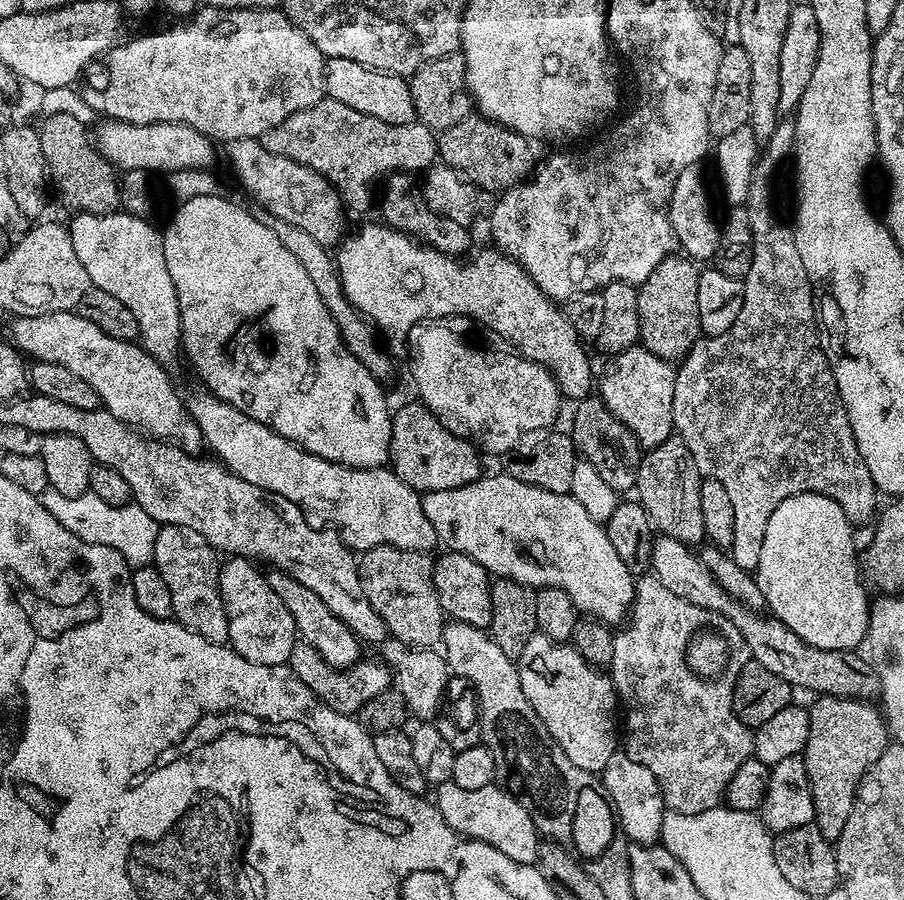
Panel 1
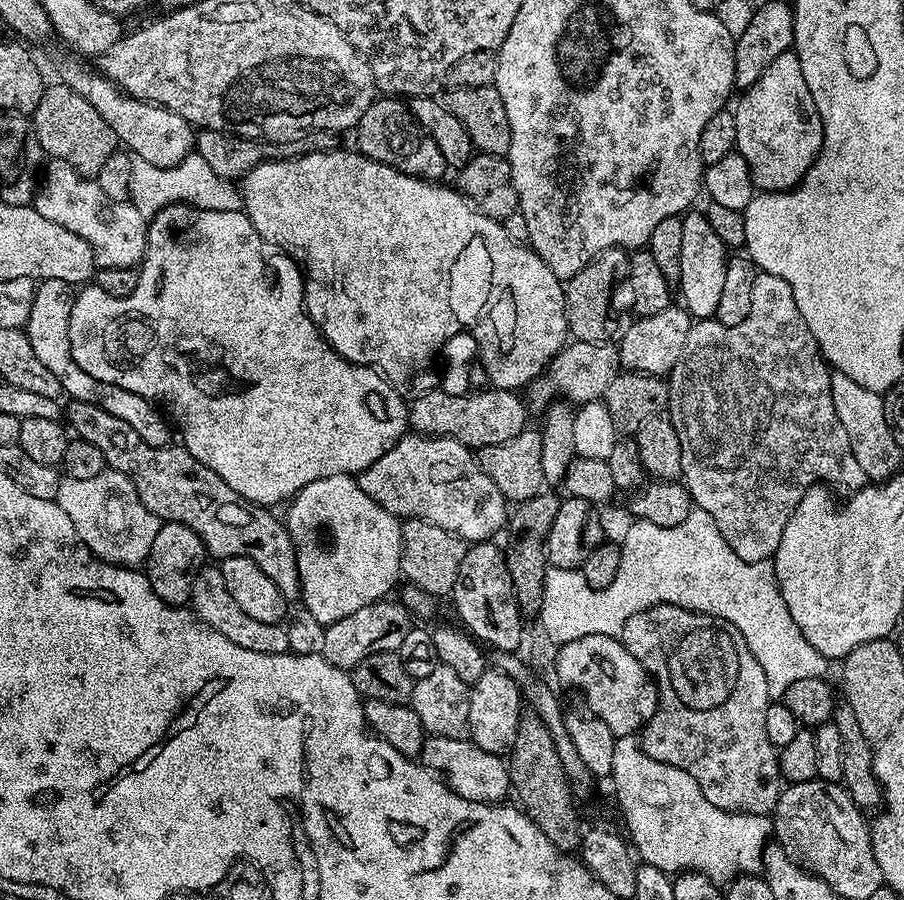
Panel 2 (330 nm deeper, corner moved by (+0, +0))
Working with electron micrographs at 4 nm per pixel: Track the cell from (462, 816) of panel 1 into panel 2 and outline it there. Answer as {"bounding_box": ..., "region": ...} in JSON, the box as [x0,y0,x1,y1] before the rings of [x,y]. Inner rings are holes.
{"bounding_box":[420,736,512,804],"region":[[[428,736],[420,751],[420,756],[422,757],[422,763],[425,768],[437,774],[442,774],[442,779],[448,788],[454,790],[454,794],[458,794],[462,798],[470,798],[470,802],[499,804],[509,799],[507,796],[510,796],[512,783],[508,777],[508,765],[505,757],[495,756],[486,750],[482,750],[482,746],[478,746],[470,738],[467,740],[459,740],[458,738]]]}

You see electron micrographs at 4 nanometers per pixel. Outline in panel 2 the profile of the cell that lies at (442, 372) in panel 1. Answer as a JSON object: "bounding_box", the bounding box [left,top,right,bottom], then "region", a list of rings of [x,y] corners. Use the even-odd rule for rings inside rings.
{"bounding_box":[531,340,620,409],"region":[[[581,340],[565,343],[560,353],[548,365],[546,374],[541,375],[531,385],[533,404],[531,407],[547,409],[553,401],[560,397],[576,406],[591,400],[599,400],[603,397],[606,386],[610,386],[610,382],[616,377],[619,368],[620,358],[613,345],[582,342]]]}

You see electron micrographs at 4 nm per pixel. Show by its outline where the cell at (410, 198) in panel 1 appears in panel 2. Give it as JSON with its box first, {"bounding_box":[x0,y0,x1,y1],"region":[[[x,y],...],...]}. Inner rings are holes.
{"bounding_box":[354,94,449,182],"region":[[[387,94],[372,101],[372,104],[362,114],[354,129],[356,135],[355,147],[361,156],[374,162],[382,162],[394,170],[419,180],[440,182],[445,179],[444,172],[449,171],[442,150],[438,150],[438,142],[414,118],[411,107],[403,99]]]}

